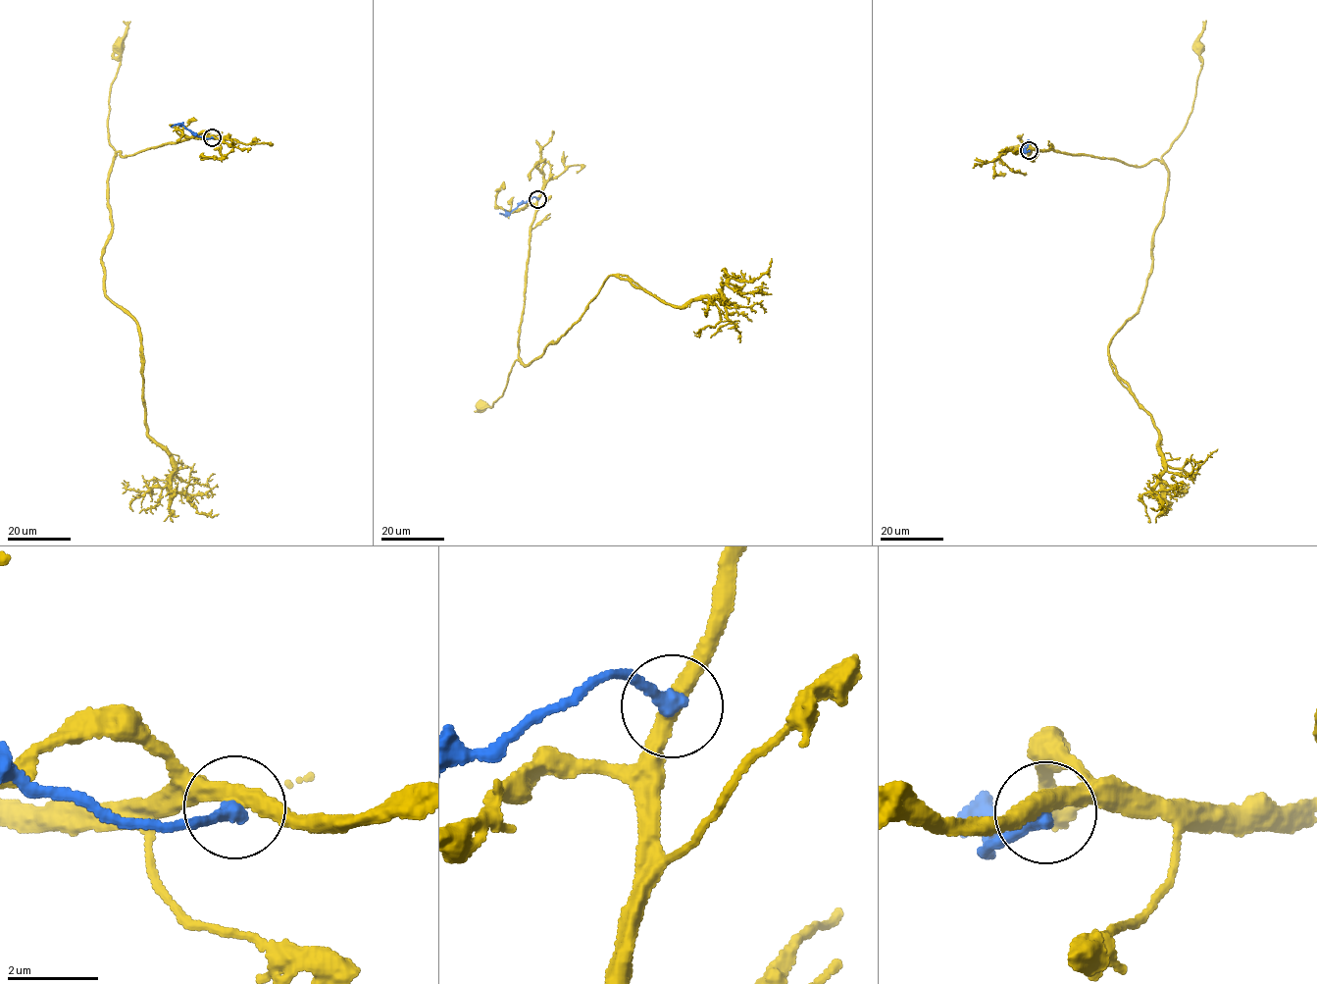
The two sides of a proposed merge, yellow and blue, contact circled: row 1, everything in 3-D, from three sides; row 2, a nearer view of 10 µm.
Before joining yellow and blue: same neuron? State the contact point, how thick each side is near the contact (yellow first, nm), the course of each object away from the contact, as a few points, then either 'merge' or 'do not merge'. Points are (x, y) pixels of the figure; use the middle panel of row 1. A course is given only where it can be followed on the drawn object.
(537, 199) | 360/340 nm | yellow via (538, 199), (531, 226), (519, 359), (509, 373), (501, 395), (492, 406), (482, 404) | blue via (538, 199), (532, 196), (509, 213), (499, 213) | do not merge

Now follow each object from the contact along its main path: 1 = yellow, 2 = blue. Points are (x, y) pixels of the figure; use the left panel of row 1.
1: (213, 137), (193, 137), (126, 156), (116, 152), (109, 141), (108, 123), (110, 85), (121, 63), (120, 48)
2: (213, 137), (196, 135), (179, 125), (171, 127)

